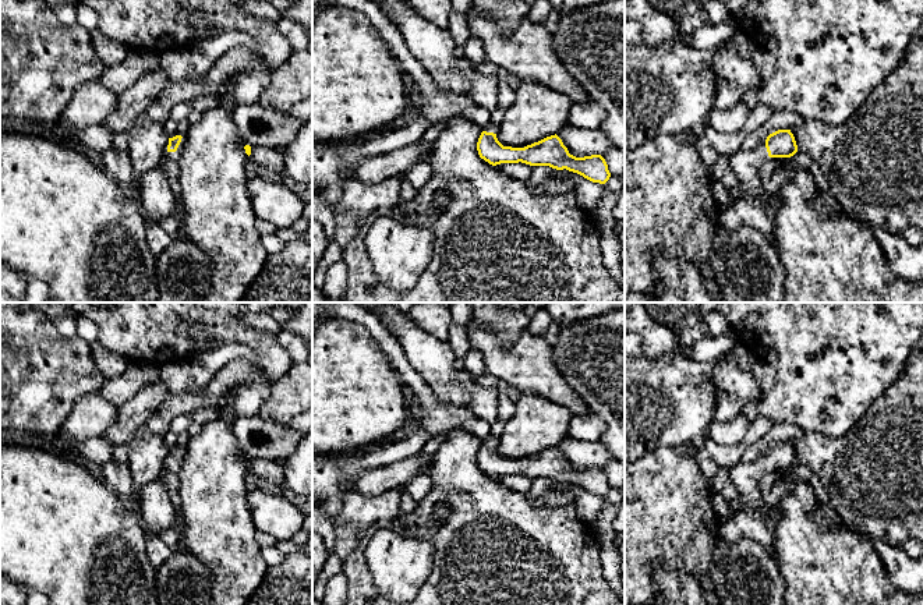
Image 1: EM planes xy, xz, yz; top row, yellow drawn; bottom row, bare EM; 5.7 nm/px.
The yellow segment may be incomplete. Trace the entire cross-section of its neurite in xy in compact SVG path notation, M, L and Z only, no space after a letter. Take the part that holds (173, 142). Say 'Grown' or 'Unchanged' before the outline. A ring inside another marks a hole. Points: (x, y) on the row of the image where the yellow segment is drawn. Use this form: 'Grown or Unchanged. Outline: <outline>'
Grown. Outline: M176 135L169 138L167 152L163 159L173 159L178 162L178 158L184 149L185 137Z

